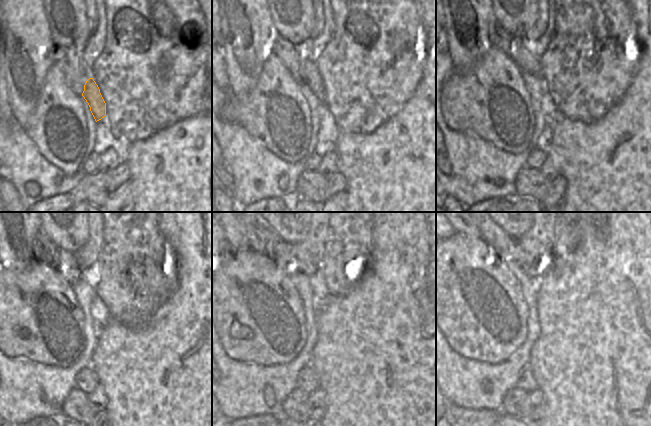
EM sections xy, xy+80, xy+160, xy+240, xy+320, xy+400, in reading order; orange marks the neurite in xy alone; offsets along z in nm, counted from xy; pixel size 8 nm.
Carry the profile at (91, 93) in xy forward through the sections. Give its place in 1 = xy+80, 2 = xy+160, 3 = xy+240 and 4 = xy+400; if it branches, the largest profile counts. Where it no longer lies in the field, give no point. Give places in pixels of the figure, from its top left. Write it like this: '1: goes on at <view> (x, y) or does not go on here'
1: goes on at xy+80 (308, 74)
2: goes on at xy+160 (519, 53)
3: goes on at xy+240 (67, 267)
4: goes on at xy+400 (503, 245)

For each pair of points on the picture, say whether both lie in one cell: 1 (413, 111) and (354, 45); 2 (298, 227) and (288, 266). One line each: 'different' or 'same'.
1: different
2: different

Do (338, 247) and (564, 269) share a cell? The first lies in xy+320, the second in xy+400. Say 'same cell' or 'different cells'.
different cells

